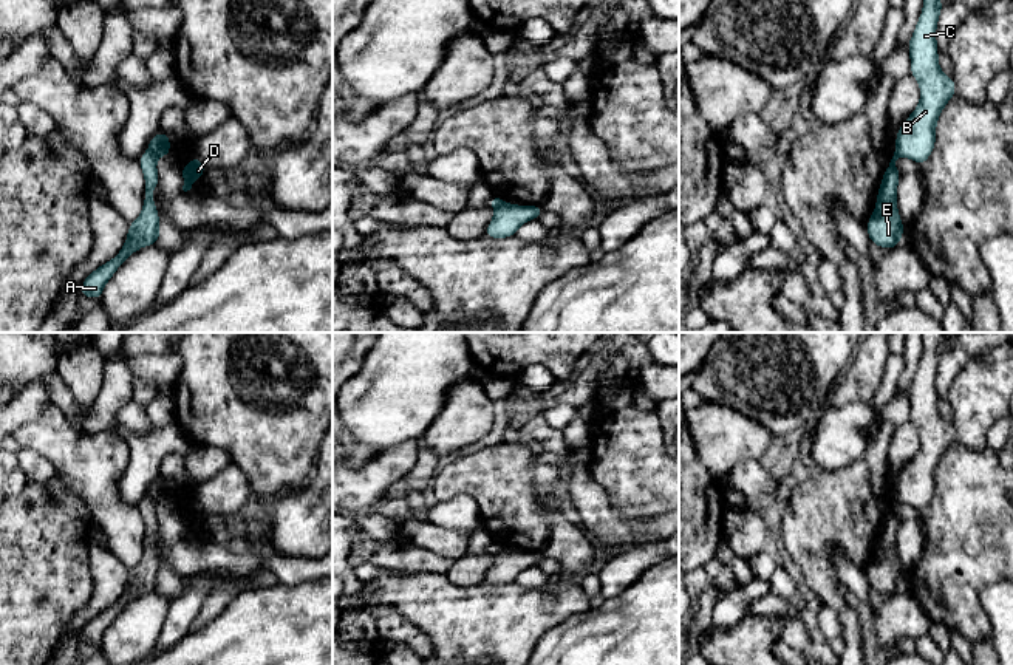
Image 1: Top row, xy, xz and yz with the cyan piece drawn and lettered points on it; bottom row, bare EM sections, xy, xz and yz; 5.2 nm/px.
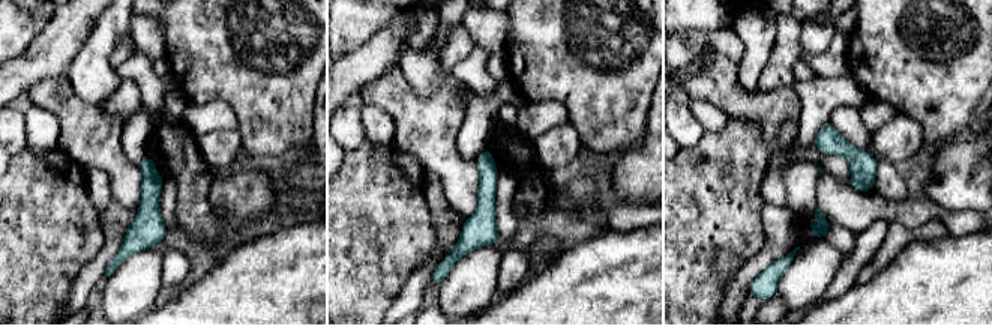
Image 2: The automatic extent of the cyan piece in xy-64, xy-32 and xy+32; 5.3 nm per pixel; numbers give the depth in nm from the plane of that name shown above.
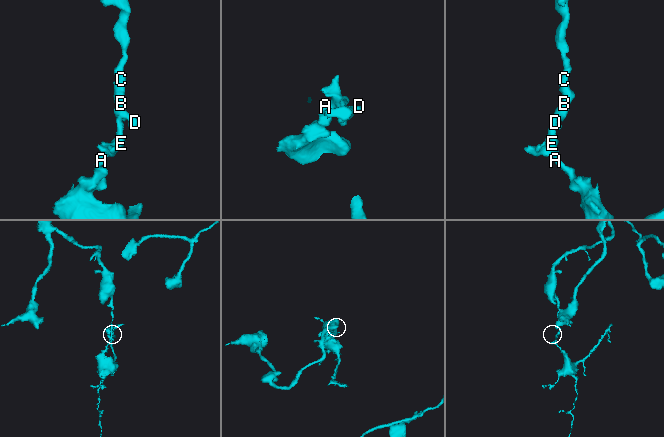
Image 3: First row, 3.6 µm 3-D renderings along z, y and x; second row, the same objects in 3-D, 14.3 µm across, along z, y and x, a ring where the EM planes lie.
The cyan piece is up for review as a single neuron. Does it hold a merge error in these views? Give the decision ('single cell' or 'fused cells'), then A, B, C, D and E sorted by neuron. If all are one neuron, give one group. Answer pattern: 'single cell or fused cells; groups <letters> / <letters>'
fused cells; groups A E / B C D

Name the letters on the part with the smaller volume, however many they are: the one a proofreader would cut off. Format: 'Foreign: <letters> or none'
Foreign: A, E

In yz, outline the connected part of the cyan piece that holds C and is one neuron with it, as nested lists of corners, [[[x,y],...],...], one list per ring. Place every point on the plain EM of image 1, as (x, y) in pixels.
[[[922,332],[923,356],[908,390],[911,422],[920,431],[920,448],[895,483],[895,500],[922,512],[934,496],[937,466],[956,442],[954,425],[939,413],[936,376],[942,359],[943,332]]]

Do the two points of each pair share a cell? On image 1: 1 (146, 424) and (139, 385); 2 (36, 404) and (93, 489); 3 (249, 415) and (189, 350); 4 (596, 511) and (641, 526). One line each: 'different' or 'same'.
1: same
2: different
3: same
4: same

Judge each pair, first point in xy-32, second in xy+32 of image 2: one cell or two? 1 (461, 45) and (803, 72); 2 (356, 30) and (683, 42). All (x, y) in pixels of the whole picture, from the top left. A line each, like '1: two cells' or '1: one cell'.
1: two cells
2: two cells

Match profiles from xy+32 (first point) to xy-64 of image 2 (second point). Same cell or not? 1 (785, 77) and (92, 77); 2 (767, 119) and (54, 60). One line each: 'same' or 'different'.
1: different
2: different

